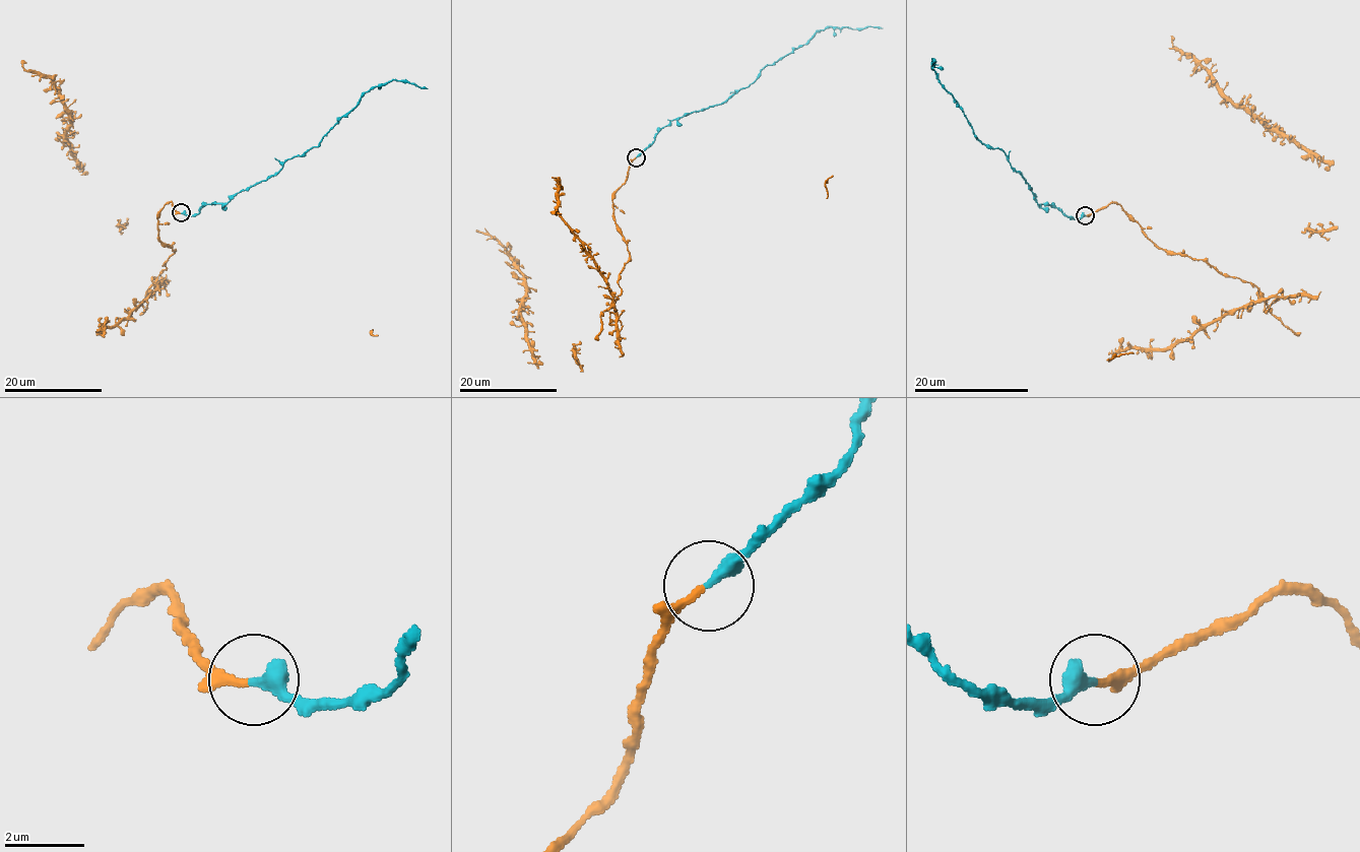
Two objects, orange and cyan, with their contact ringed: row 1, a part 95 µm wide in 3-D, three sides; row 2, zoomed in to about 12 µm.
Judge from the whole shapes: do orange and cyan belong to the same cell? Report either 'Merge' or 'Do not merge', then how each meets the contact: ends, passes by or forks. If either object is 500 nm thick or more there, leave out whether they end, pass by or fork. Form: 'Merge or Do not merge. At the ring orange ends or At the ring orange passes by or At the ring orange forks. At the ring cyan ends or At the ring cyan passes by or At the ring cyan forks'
Merge. At the ring orange ends. At the ring cyan ends

